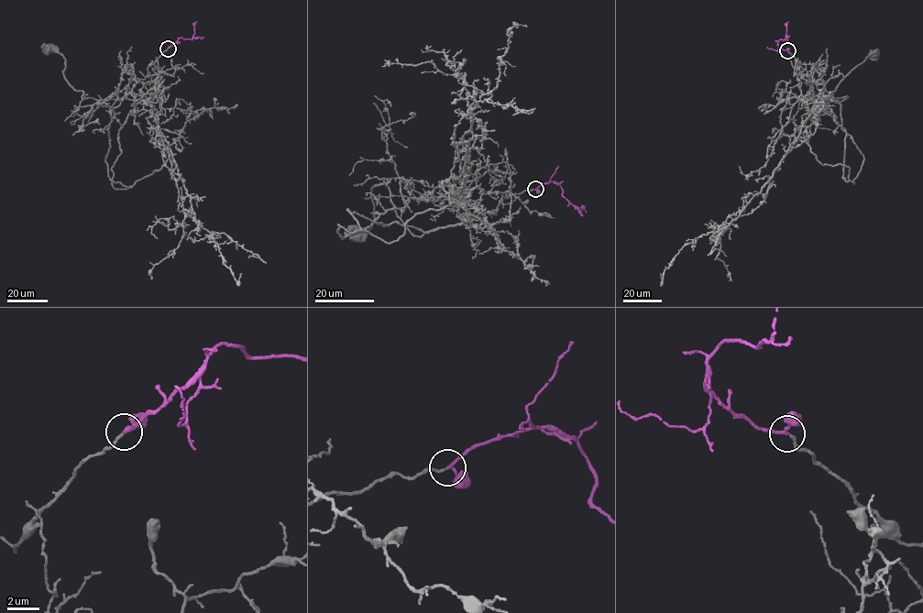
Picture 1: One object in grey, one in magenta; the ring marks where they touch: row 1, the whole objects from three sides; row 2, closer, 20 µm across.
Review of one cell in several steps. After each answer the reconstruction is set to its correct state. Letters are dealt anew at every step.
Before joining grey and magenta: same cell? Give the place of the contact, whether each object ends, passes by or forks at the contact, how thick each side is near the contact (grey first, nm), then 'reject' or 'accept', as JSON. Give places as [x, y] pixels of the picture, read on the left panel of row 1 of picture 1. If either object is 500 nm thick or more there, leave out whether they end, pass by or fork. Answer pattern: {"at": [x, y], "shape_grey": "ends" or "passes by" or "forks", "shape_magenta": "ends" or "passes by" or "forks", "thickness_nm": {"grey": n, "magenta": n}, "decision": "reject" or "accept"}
{"at": [168, 49], "shape_grey": "ends", "shape_magenta": "passes by", "thickness_nm": {"grey": 140, "magenta": 180}, "decision": "accept"}

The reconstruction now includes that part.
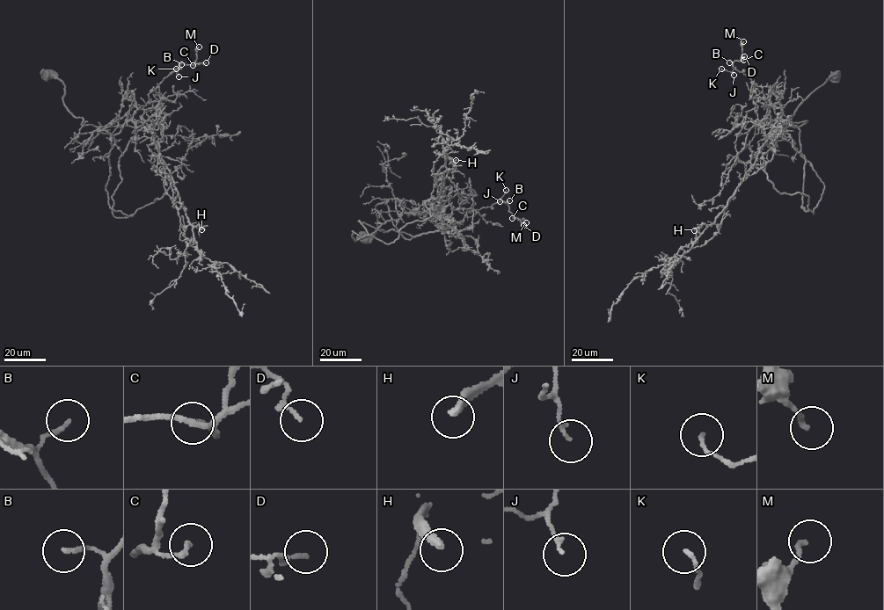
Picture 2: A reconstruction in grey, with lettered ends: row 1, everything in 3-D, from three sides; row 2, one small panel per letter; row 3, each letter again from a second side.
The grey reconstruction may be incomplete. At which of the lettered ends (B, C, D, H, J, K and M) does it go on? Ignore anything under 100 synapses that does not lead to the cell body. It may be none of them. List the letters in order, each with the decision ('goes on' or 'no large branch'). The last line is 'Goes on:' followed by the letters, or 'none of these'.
B: no large branch
C: no large branch
D: no large branch
H: goes on
J: no large branch
K: no large branch
M: no large branch
Goes on: H

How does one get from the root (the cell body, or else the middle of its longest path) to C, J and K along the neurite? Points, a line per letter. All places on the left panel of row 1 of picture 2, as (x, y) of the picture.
C: (48, 75), (83, 125), (135, 127), (153, 125), (149, 93), (193, 65)
J: (48, 75), (82, 125), (102, 127), (153, 125), (148, 95), (178, 76)
K: (48, 75), (62, 82), (64, 105), (83, 125), (135, 127), (153, 125), (143, 107), (148, 95), (176, 68)

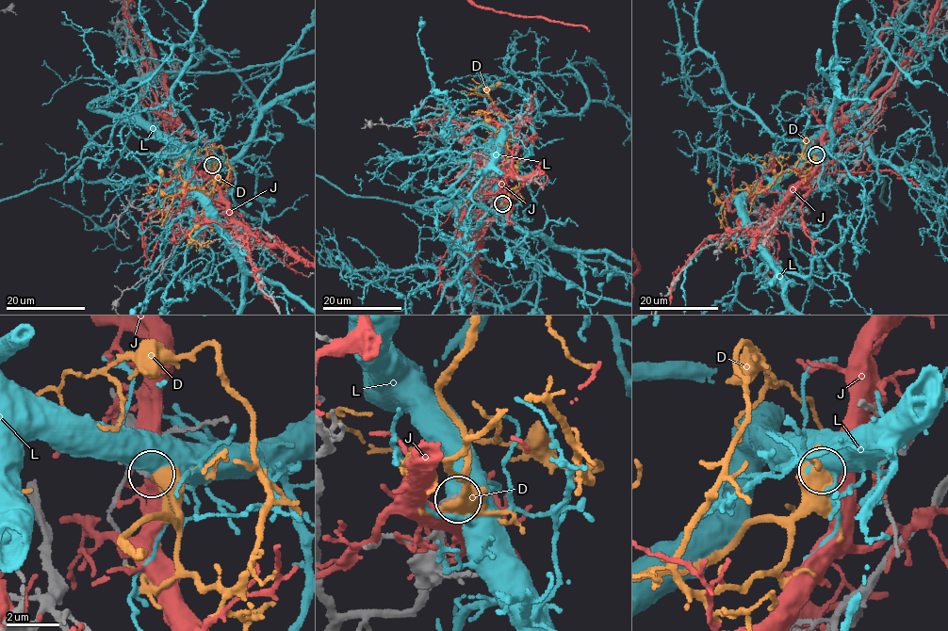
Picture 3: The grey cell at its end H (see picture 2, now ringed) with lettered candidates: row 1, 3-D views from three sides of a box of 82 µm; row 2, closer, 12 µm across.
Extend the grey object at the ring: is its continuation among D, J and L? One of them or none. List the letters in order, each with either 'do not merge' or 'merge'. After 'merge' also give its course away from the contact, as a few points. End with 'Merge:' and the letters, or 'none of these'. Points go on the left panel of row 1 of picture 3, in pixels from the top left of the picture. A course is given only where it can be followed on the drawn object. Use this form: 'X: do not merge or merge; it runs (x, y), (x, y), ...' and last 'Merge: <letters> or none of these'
D: merge; it runs (212, 165), (216, 170), (208, 174), (214, 186), (211, 195), (194, 188), (168, 195), (159, 186), (160, 168)
J: do not merge
L: do not merge
Merge: D

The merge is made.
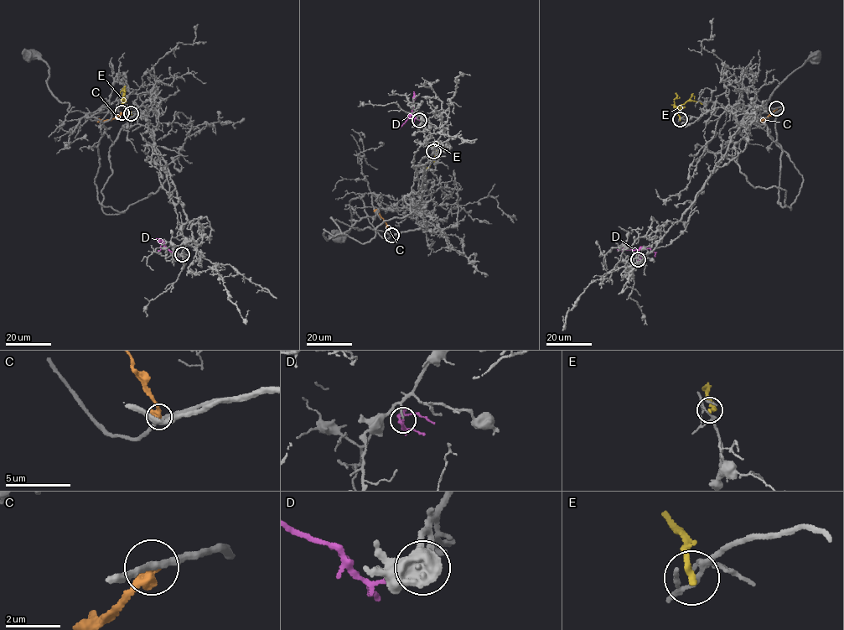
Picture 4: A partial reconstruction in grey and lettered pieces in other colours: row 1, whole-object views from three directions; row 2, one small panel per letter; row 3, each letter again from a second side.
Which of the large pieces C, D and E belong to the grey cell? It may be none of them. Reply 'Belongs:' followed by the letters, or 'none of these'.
Belongs: D

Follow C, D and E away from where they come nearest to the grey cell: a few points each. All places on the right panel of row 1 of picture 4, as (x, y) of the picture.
C: (776, 107), (763, 122)
D: (637, 259), (642, 247), (649, 248), (655, 256)
E: (680, 120), (677, 113), (680, 106), (692, 101), (701, 104)

